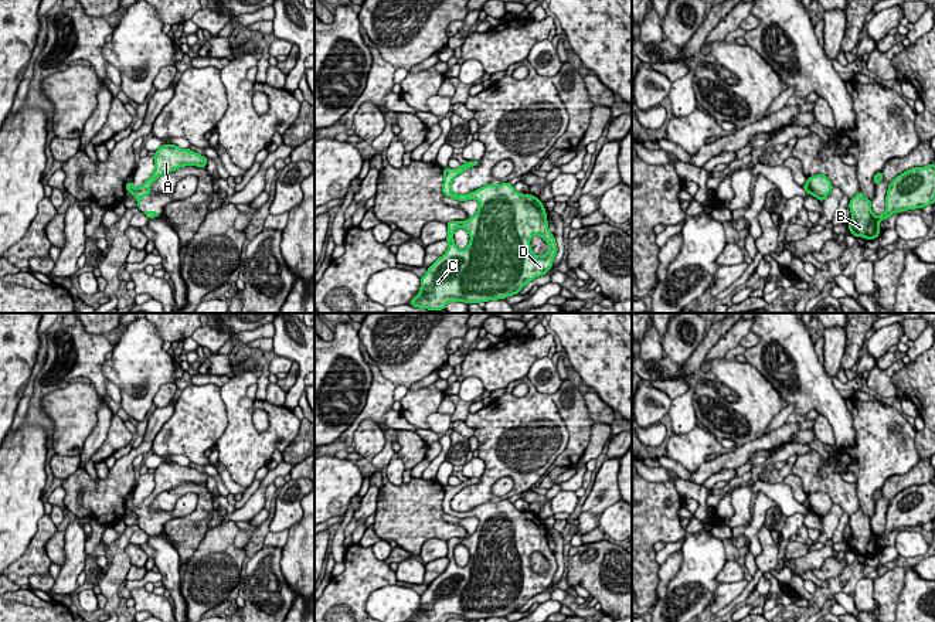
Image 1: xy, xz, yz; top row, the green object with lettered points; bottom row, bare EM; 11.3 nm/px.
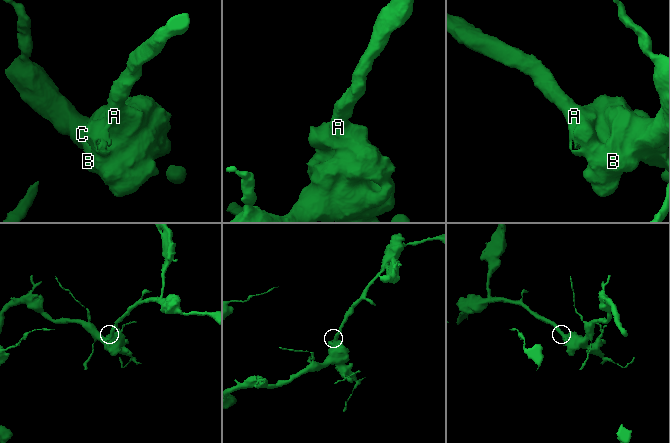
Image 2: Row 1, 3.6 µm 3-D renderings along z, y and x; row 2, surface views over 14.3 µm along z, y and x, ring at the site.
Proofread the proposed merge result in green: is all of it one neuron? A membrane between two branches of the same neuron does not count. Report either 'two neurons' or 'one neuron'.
one neuron

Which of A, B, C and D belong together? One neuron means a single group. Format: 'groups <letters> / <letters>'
groups A B C D

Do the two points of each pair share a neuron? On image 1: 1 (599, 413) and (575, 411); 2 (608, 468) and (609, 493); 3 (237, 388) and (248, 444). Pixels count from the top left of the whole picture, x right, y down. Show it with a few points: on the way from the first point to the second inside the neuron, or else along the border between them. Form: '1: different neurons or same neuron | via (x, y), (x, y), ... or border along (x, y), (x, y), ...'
1: different neurons | border along (582, 394), (587, 411), (595, 421)
2: same neuron | via (608, 473), (608, 488)
3: same neuron | via (237, 403), (240, 407), (240, 430)

